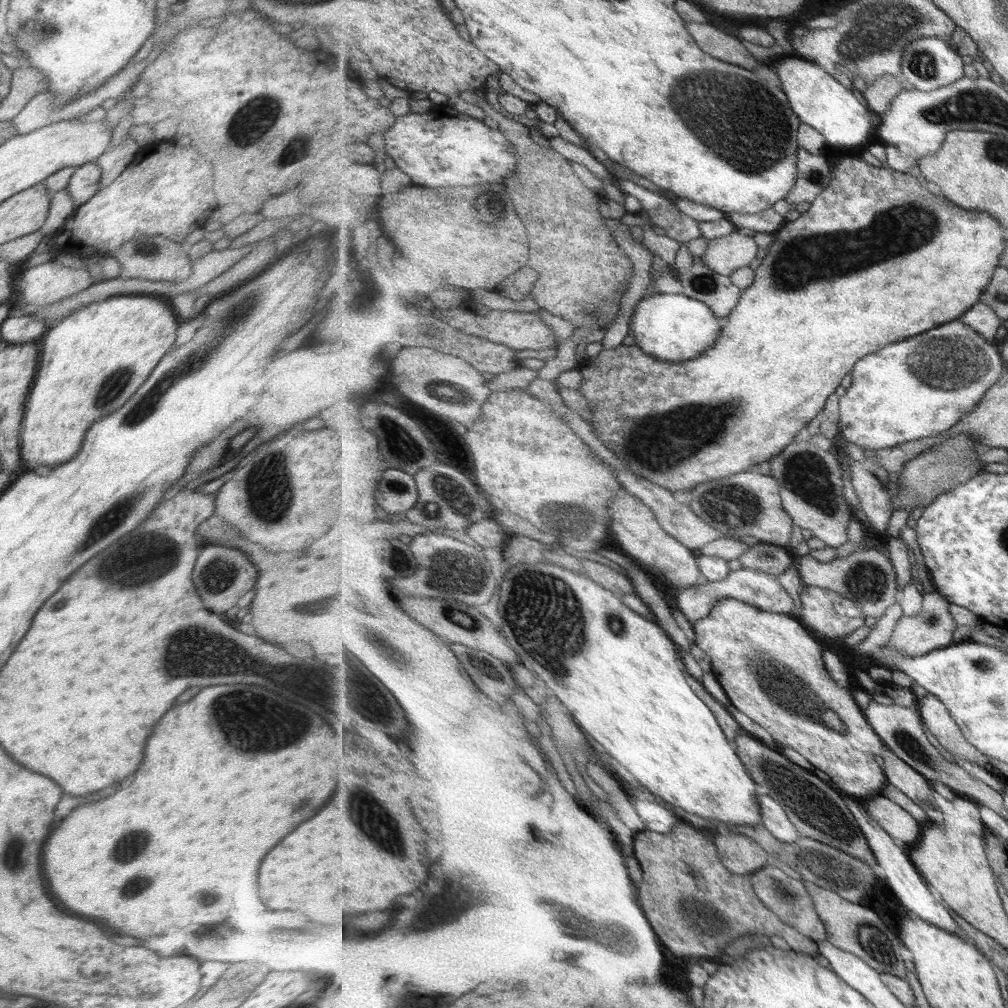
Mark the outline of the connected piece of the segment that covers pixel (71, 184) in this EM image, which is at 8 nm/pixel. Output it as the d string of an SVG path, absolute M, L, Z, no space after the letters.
M89 162L76 167L73 174L70 174L66 184L66 192L71 196L73 205L79 206L92 198L98 189L100 179L100 168L94 163Z

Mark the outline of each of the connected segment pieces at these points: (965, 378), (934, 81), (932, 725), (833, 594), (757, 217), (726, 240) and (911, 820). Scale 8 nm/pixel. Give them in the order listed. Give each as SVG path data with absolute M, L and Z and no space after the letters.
M960 320L943 324L903 342L893 342L857 362L851 386L839 399L840 438L861 449L877 451L944 434L981 402L988 390L1000 382L1005 372L1006 364L999 344L987 342L975 328Z
M921 37L911 41L904 50L902 76L917 90L929 92L948 87L963 78L965 63L963 58L939 37Z
M928 693L919 702L920 716L926 724L929 733L937 739L941 747L953 757L975 762L977 766L984 768L989 773L1000 776L1000 773L993 766L993 762L987 758L987 755L977 750L965 738L960 726L949 713L947 706L939 701L935 694Z
M805 586L800 592L802 607L796 616L812 632L821 632L821 637L843 638L867 622L861 605L837 591Z
M773 207L757 214L739 214L739 212L735 212L727 214L727 218L739 229L747 228L757 233L770 235L777 234L787 224L784 216L778 214Z
M729 234L729 236L710 241L703 262L722 275L730 276L735 270L749 266L757 258L759 246L755 238L743 234Z
M884 794L867 798L866 804L866 810L893 838L906 844L917 841L922 835L923 824Z

